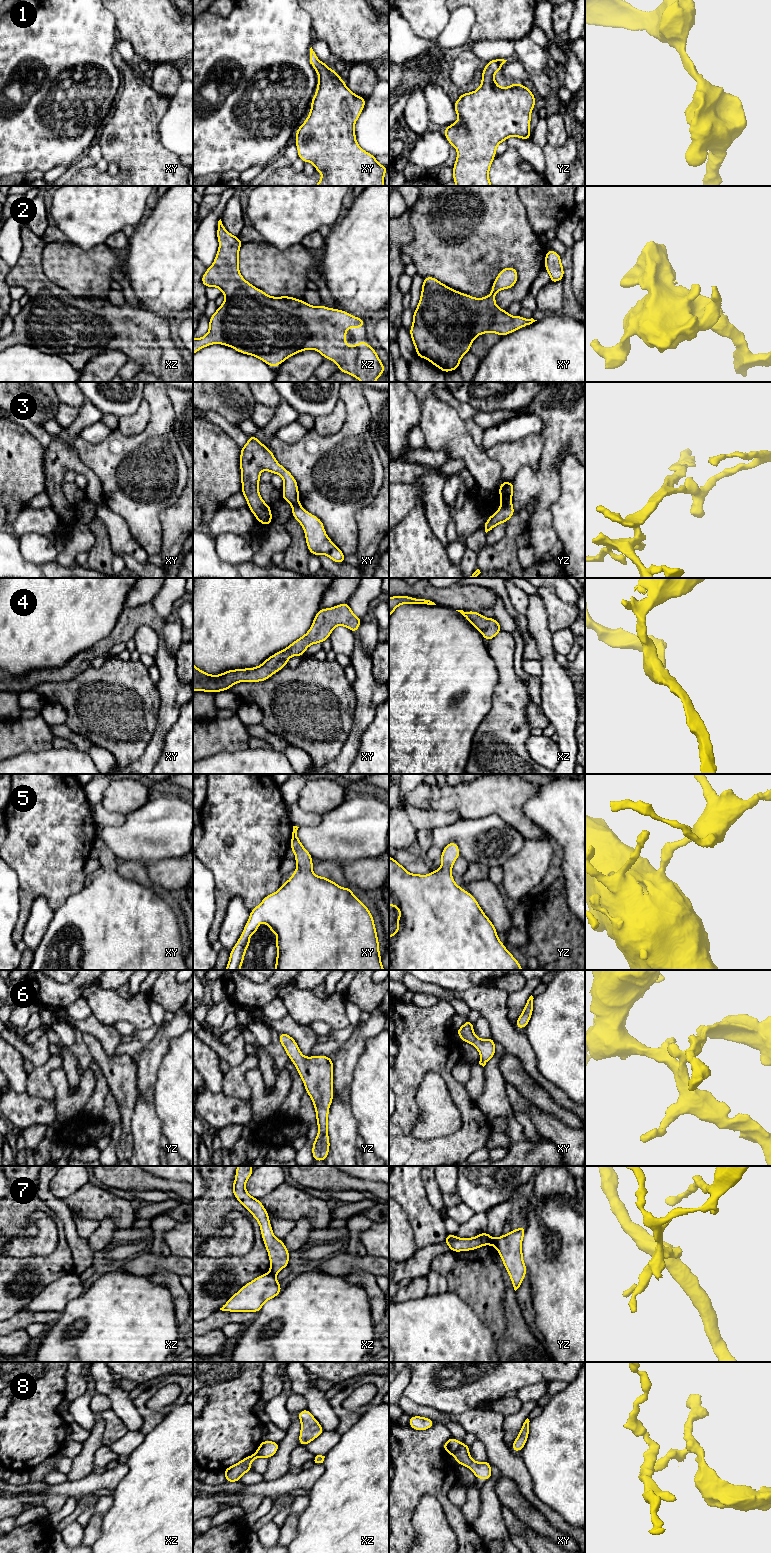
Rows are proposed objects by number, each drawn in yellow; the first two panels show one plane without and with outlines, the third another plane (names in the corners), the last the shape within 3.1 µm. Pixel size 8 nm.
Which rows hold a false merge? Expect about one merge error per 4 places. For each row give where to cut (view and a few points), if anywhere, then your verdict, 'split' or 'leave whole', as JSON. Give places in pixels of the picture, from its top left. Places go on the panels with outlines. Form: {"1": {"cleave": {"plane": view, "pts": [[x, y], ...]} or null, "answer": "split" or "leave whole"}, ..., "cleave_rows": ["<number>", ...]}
{"1": {"cleave": null, "answer": "leave whole"}, "2": {"cleave": null, "answer": "leave whole"}, "3": {"cleave": {"plane": "yz", "pts": [[511, 502], [501, 505]]}, "answer": "split"}, "4": {"cleave": null, "answer": "leave whole"}, "5": {"cleave": null, "answer": "leave whole"}, "6": {"cleave": null, "answer": "leave whole"}, "7": {"cleave": {"plane": "yz", "pts": [[494, 1239], [495, 1246]]}, "answer": "split"}, "8": {"cleave": {"plane": "xy", "pts": [[462, 1442], [451, 1454]]}, "answer": "split"}, "cleave_rows": ["3", "7", "8"]}

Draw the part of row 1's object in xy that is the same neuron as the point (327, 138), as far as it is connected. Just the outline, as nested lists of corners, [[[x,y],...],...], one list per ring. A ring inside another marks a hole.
[[[312,47],[310,64],[318,73],[317,90],[311,101],[309,116],[295,133],[295,144],[299,159],[305,163],[312,162],[315,171],[322,173],[315,186],[384,186],[388,166],[379,164],[376,157],[363,150],[356,141],[354,126],[366,98],[349,90],[338,73],[318,59]]]

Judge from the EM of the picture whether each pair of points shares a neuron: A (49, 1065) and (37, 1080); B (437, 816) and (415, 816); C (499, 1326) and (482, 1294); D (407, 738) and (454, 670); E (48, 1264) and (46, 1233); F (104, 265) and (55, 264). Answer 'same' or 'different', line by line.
A: same
B: same
C: same
D: same
E: different
F: same

